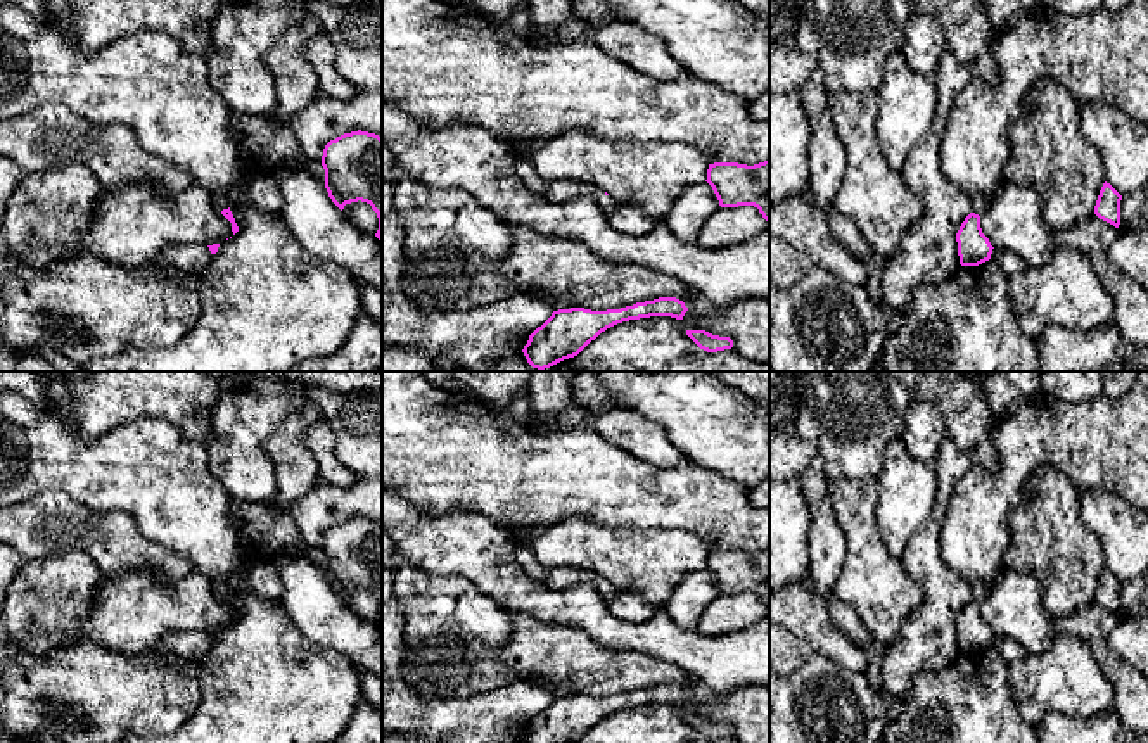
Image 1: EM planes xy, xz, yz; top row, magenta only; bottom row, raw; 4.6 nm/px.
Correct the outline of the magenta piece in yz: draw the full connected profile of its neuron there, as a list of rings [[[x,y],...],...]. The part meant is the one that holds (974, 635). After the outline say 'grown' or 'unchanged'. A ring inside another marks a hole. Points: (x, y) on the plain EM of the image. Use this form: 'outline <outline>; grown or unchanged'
outline [[[991,581],[972,582],[972,600],[965,605],[956,620],[961,653],[979,653],[991,646],[994,634],[980,615],[980,601],[989,591]]]; grown

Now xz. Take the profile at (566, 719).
outline [[[659,684],[607,698],[558,696],[529,722],[522,740],[524,743],[577,743],[602,719],[617,710],[650,703],[683,707],[686,698],[685,689],[676,684]]]; unchanged

